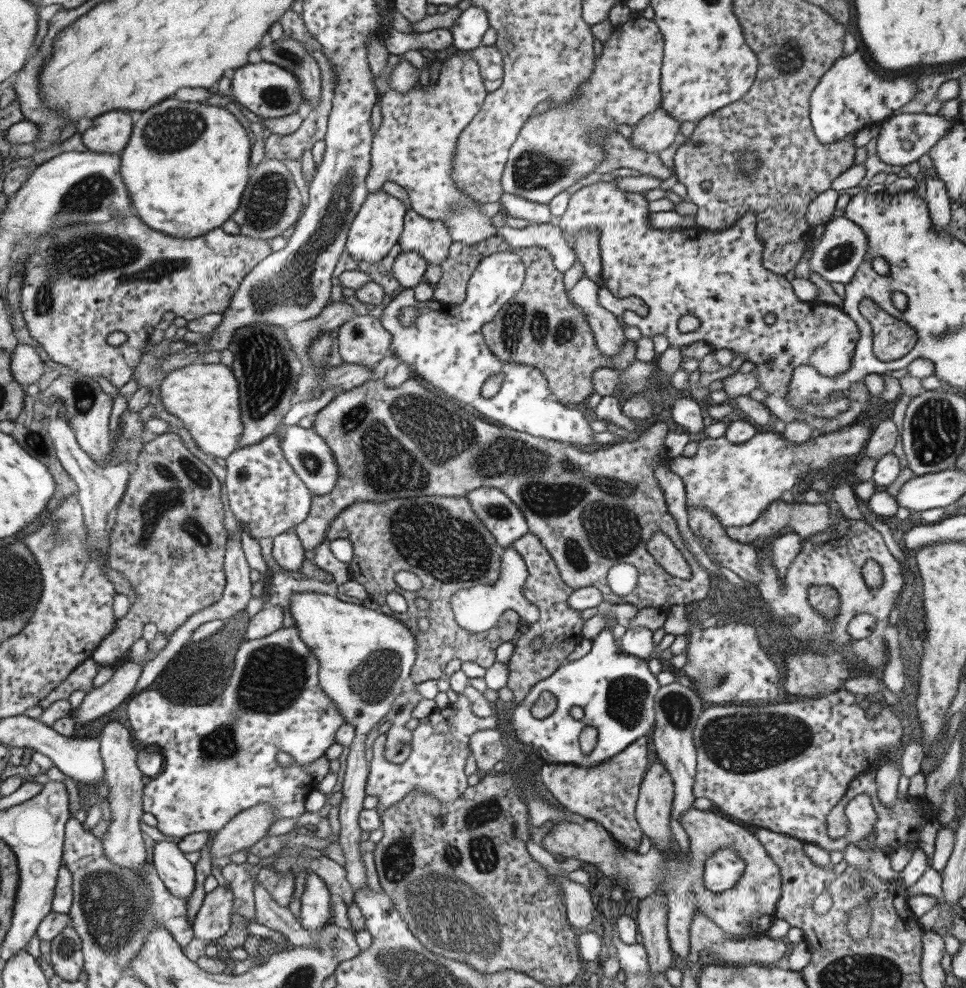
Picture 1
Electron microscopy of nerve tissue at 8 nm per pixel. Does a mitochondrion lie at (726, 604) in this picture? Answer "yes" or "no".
yes

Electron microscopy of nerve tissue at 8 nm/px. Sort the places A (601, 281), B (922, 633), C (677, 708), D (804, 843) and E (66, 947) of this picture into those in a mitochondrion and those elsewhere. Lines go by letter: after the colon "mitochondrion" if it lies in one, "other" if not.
A: other
B: other
C: mitochondrion
D: other
E: mitochondrion

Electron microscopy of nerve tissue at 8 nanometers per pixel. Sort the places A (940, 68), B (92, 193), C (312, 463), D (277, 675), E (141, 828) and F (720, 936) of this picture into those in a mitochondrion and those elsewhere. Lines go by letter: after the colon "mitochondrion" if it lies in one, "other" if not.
A: other
B: mitochondrion
C: mitochondrion
D: mitochondrion
E: other
F: other

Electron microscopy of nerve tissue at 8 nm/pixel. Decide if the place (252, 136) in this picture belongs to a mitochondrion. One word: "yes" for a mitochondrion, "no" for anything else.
no

